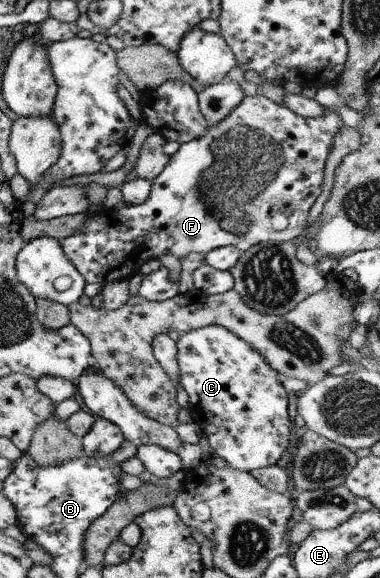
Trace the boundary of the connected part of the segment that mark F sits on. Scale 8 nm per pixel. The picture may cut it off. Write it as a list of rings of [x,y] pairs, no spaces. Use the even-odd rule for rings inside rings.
[[[263,95],[245,96],[223,121],[211,125],[203,137],[181,144],[179,151],[169,156],[165,169],[151,183],[147,201],[91,213],[77,233],[61,239],[59,245],[66,259],[73,263],[86,283],[105,286],[123,279],[130,280],[144,263],[157,260],[165,253],[171,253],[181,261],[189,253],[207,255],[224,246],[234,246],[243,253],[270,240],[298,242],[309,226],[310,210],[321,195],[333,137],[345,126],[335,111],[323,111],[321,117],[308,119]]]

